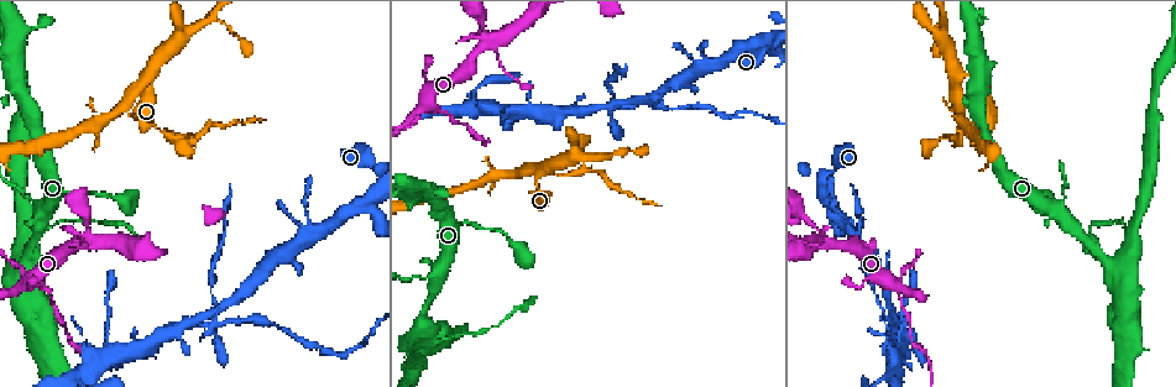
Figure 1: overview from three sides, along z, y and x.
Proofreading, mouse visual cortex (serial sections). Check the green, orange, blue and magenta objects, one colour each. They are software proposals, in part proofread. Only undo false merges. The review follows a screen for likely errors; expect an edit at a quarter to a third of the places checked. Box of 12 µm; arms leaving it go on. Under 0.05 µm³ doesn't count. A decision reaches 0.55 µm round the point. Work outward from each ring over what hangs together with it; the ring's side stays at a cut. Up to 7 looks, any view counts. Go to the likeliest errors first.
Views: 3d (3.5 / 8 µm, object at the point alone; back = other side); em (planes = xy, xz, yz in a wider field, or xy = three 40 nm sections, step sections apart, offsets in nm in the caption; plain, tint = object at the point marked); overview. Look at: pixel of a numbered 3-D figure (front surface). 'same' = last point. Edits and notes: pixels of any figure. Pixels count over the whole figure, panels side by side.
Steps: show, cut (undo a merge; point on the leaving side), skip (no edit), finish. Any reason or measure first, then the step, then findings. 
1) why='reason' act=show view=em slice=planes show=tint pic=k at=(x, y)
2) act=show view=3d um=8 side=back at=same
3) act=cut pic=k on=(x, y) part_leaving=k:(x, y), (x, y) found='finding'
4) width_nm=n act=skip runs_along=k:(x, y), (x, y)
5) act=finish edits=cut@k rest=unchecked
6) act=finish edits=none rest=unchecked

why='calibre changes' act=show view=3d um=3.5 pic=1 at=(54, 225)

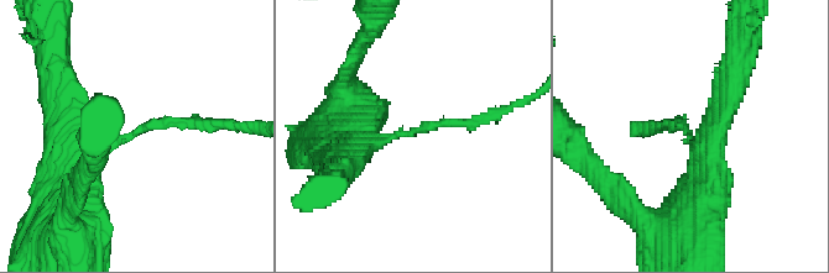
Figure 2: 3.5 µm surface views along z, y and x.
why='shape alone is not enough' act=show view=em slice=planes show=tint pic=2 at=(409, 131)

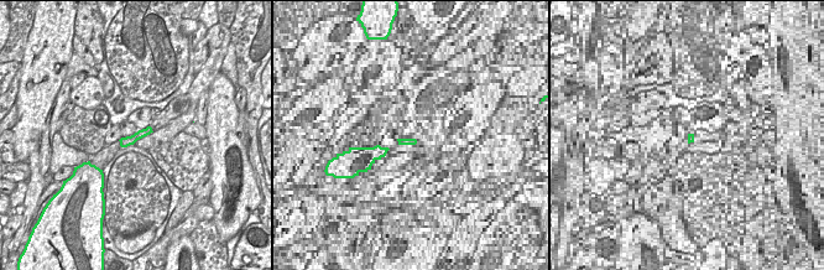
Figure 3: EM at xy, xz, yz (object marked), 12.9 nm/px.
arm_widths_nm=150,400 act=skip runs_along=3:(149, 129), (123, 144) found='one cell here'

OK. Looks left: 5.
why='sharp bend' act=show view=3d um=8 side=back pic=1 at=(893, 314)

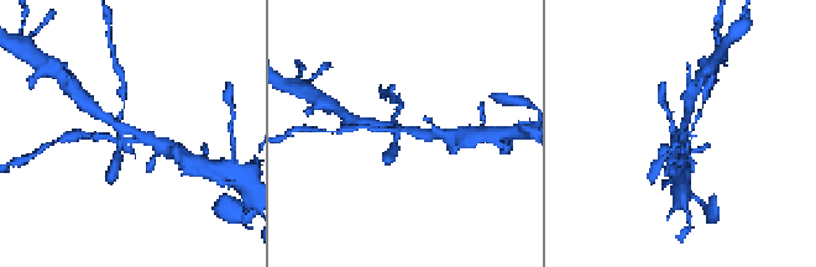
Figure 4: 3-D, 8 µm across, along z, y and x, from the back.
why='zoom in' act=show view=3d um=3.5 pic=4 at=(120, 129)

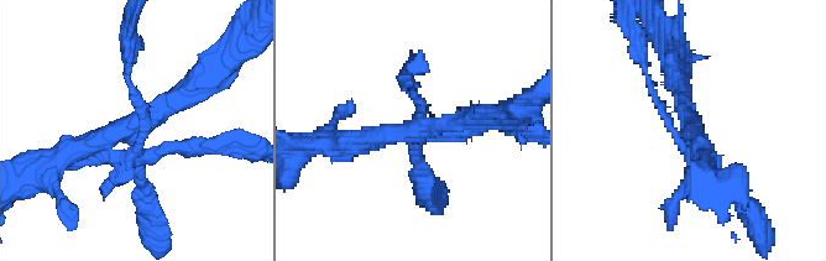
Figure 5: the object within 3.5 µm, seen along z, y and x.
act=show view=em slice=xy step=1 show=tint pic=5 at=(408, 133)

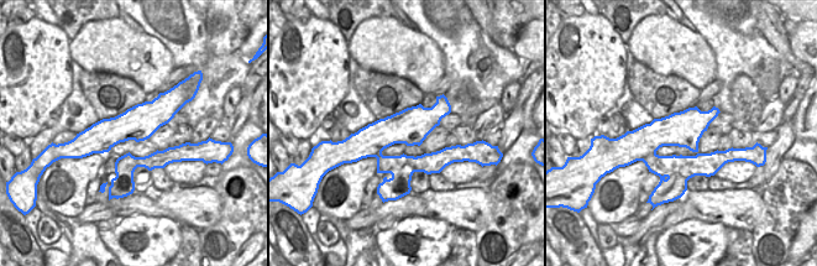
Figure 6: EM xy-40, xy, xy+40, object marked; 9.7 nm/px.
act=skip found='one cell here'

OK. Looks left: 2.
why='thin arm on a thick one' act=show view=3d um=3.5 pic=1 at=(523, 169)

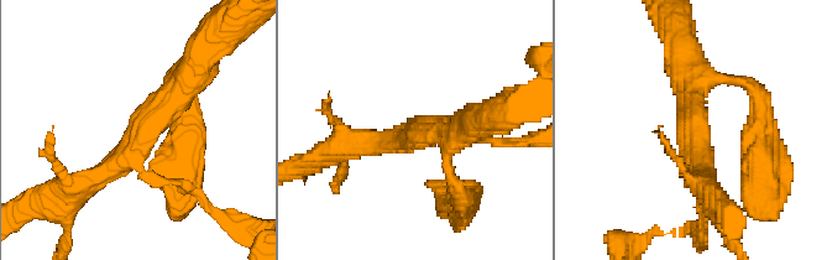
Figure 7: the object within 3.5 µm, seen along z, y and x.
arms=3 arm_widths_nm=150,300,350 act=show view=em slice=planes show=tint pic=7 at=(413, 131)

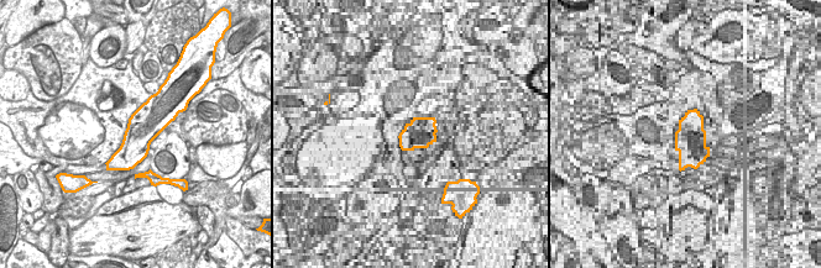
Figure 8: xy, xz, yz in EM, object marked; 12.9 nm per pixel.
act=skip runs_along=7:(174, 82), (136, 150), (64, 188) found='continuous, no second cell'

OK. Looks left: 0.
act=finish edits=none rest=unchecked

